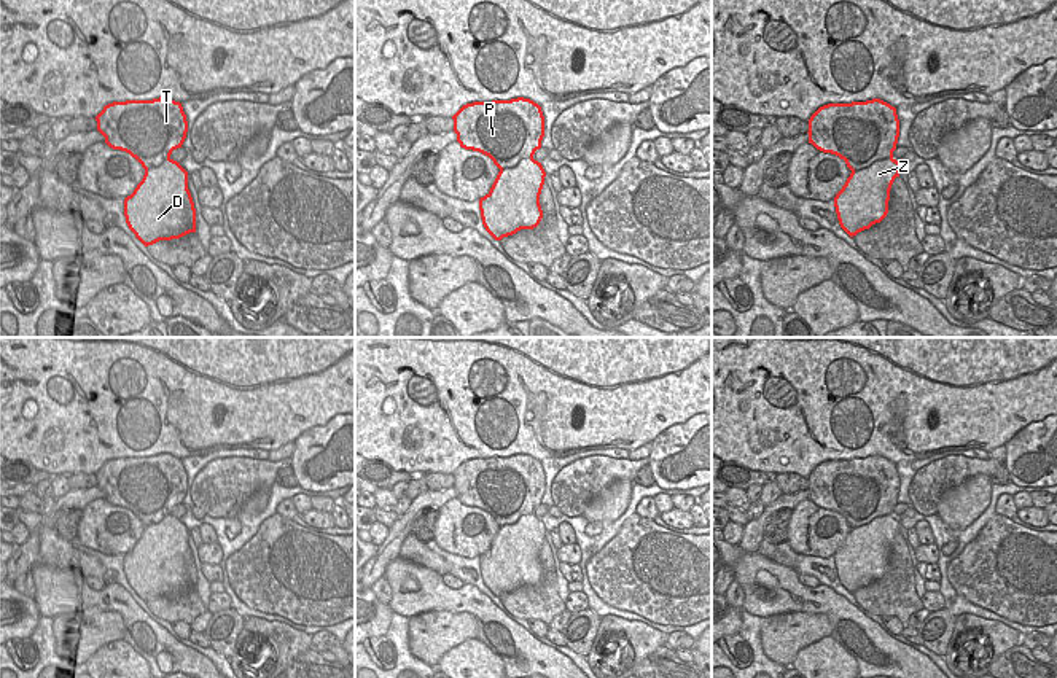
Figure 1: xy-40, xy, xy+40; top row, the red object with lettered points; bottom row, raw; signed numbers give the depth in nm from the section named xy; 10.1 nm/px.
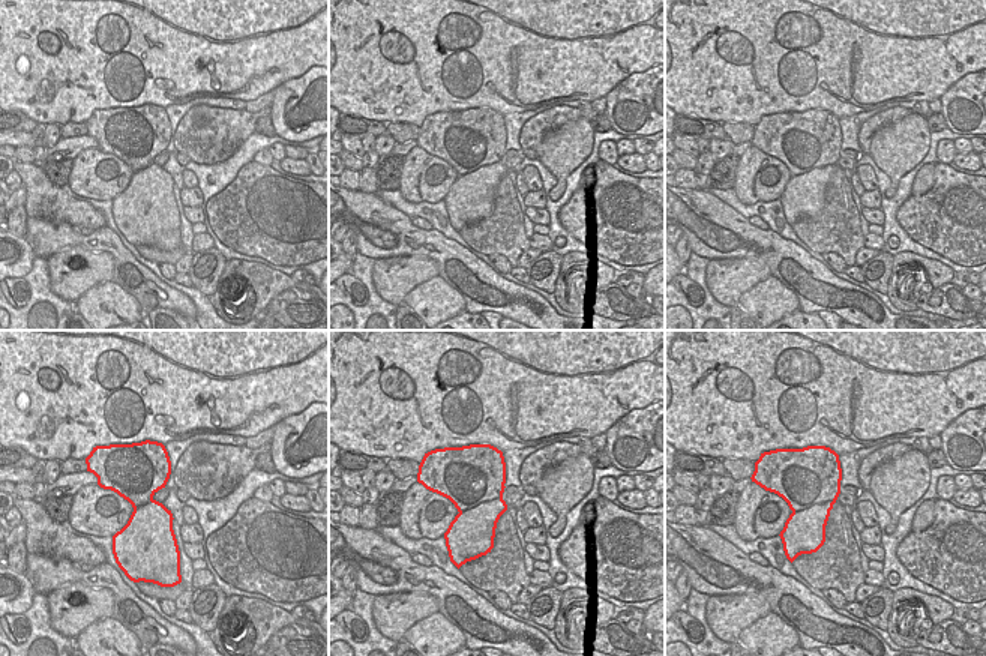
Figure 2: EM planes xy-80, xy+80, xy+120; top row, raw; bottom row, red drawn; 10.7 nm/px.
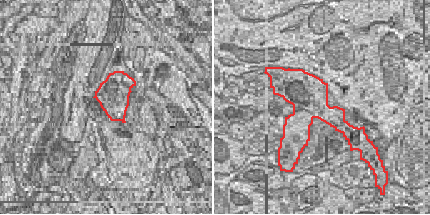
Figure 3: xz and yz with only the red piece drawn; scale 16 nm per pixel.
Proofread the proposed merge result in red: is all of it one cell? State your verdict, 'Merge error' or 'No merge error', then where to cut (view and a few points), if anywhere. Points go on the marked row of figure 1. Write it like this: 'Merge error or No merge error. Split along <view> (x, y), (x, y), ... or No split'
Merge error. Split along xy+40 (892, 155), (852, 172).

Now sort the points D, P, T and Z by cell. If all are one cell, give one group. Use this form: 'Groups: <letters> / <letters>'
Groups: D Z / P T.

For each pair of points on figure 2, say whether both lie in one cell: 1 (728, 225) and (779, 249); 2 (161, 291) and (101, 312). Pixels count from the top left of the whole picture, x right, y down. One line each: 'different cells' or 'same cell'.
1: same cell
2: different cells

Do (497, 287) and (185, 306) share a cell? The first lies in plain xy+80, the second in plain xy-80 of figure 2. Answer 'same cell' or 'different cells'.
same cell

